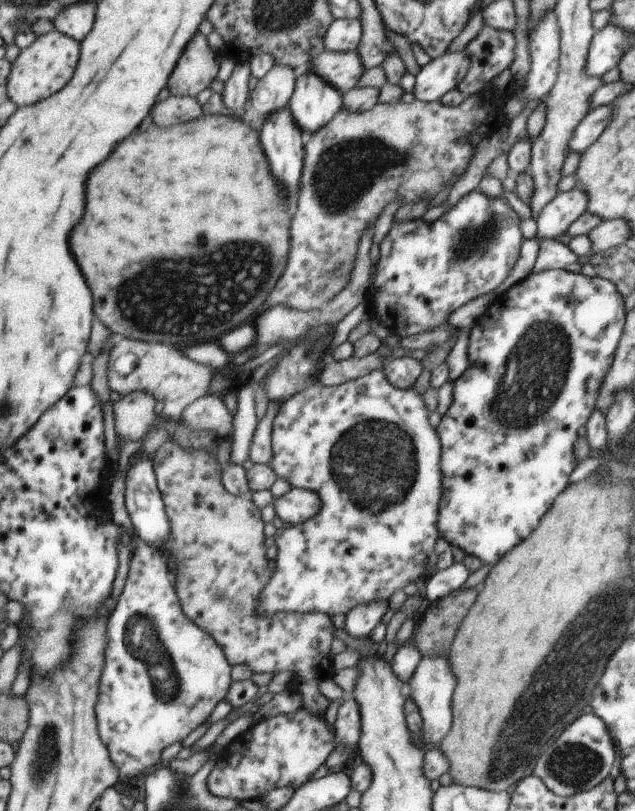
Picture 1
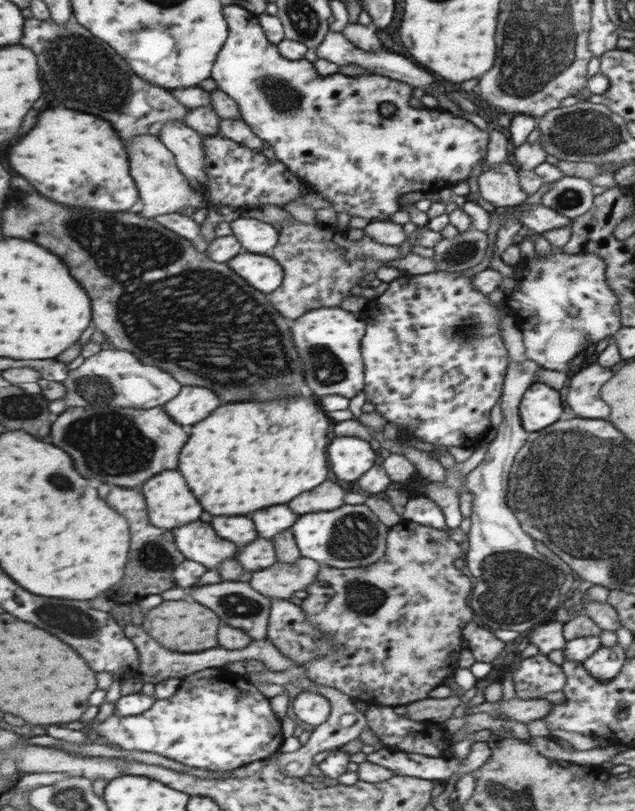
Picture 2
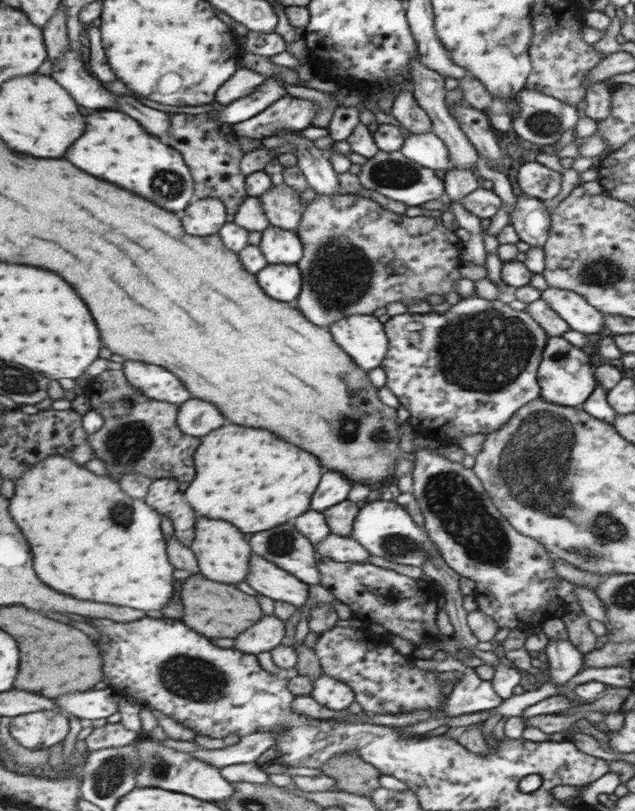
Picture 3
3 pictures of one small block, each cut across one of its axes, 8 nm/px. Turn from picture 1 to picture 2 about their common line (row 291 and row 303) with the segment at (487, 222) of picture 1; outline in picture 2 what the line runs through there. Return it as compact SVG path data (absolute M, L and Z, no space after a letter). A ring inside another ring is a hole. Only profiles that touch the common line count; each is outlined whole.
M436 270L434 273L402 276L389 282L389 288L382 295L368 301L368 306L361 314L364 322L367 322L367 336L363 338L362 354L364 362L367 364L367 384L364 385L367 402L375 406L375 410L386 418L388 423L396 424L400 431L405 431L408 435L415 435L423 442L438 446L460 446L460 448L474 448L478 446L478 436L488 428L490 424L490 408L498 402L502 394L502 384L504 376L507 376L508 350L502 332L500 332L500 314L494 303L488 301L488 297L482 291L478 291L472 285L472 276L462 275L460 272L450 272Z

